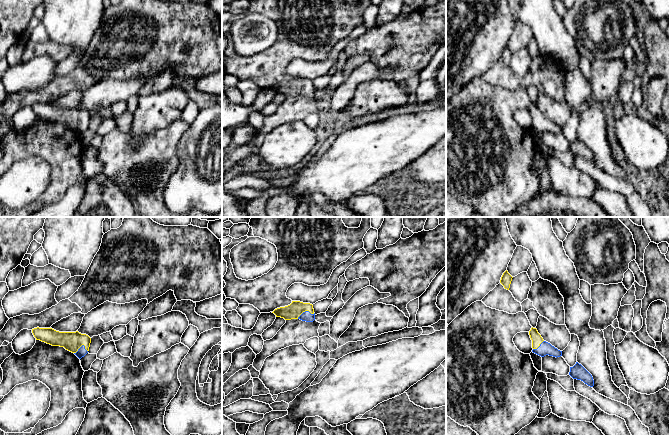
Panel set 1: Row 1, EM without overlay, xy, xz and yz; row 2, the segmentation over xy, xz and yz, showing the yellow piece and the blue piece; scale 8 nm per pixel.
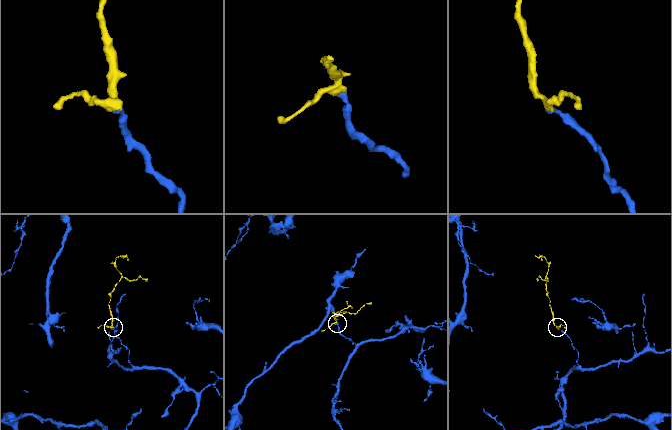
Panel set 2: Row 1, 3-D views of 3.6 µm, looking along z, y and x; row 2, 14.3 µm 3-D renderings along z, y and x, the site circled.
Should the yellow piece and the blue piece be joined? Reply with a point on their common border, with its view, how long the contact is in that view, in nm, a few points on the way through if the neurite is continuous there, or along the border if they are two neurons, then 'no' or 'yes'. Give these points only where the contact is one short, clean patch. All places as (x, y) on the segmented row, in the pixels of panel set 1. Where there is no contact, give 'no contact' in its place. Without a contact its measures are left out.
xz (305, 310) | 150 nm | across xz (296, 308), (298, 310), (305, 310), (306, 316) | yes

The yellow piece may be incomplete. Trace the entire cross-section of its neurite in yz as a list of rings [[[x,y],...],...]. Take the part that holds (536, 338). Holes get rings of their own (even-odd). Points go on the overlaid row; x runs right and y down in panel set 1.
[[[532,327],[529,331],[529,335],[532,340],[533,353],[541,357],[544,357],[546,355],[553,356],[556,358],[562,356],[562,351],[558,350],[550,343],[544,341],[536,328]]]

